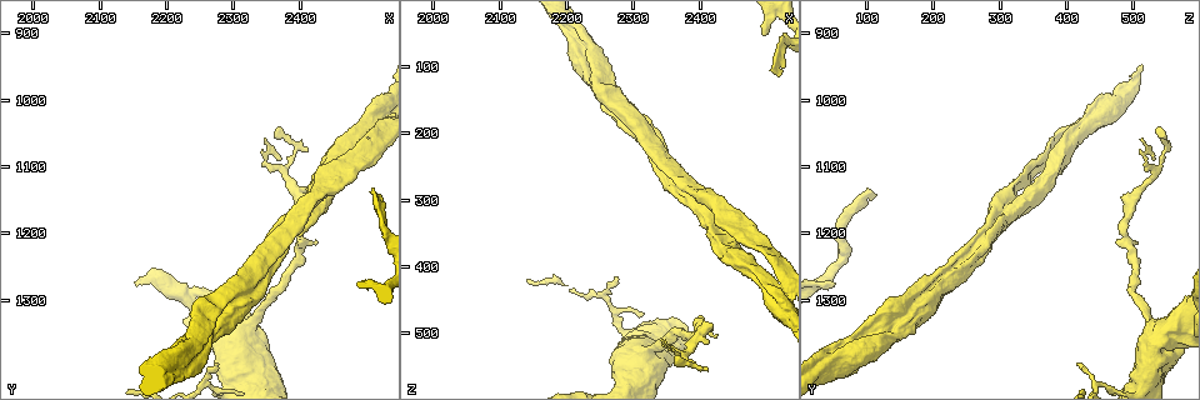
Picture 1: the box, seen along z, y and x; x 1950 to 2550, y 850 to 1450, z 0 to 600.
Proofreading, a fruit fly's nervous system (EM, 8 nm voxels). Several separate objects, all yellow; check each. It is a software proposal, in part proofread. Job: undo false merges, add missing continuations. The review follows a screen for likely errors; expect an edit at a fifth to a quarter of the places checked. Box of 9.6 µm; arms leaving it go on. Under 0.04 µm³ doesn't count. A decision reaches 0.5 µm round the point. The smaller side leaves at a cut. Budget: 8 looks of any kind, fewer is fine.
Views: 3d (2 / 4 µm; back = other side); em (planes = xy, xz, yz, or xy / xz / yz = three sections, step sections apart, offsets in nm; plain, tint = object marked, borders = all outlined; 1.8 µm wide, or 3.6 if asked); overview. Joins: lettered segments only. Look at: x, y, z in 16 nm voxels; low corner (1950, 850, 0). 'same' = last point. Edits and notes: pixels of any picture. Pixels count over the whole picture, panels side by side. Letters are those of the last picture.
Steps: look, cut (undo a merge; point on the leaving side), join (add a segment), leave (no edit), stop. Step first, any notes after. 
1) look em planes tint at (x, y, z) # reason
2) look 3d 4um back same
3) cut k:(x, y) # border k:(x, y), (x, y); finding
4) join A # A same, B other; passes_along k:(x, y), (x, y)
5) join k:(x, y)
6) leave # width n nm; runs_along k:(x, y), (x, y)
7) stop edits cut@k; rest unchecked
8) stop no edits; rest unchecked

look 3d 4um at (2495, 1275, 55) # free end

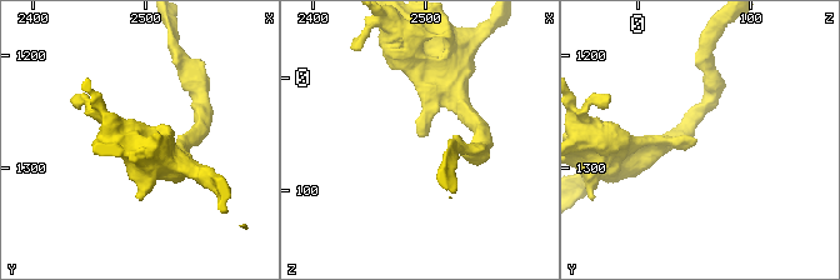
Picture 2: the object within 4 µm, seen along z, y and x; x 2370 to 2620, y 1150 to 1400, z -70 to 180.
look em planes borders at (2494, 1276, 54) # shape alone is not enough

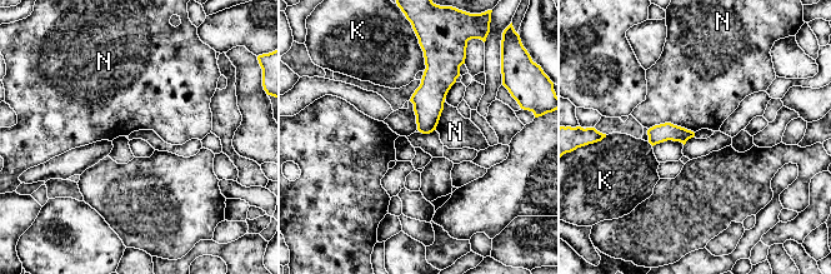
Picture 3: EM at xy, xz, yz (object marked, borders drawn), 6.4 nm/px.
leave # K other, N other; no lettered segment goes on from it

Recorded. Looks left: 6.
look em xz step 8 tint at (2520, 1140, 110) # free end

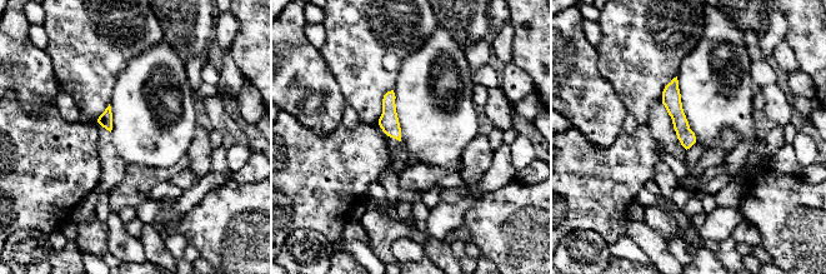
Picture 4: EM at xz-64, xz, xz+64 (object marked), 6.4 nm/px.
look em planes borders same # cut it another way

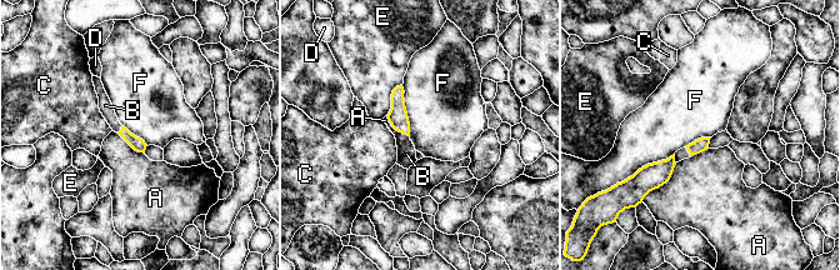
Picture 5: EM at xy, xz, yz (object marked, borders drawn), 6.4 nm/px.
join B # A other, B same, C other, D other, E other, F other; passes_along 5:(398, 116), (403, 133), (406, 154); it goes on there

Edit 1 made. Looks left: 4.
look overview

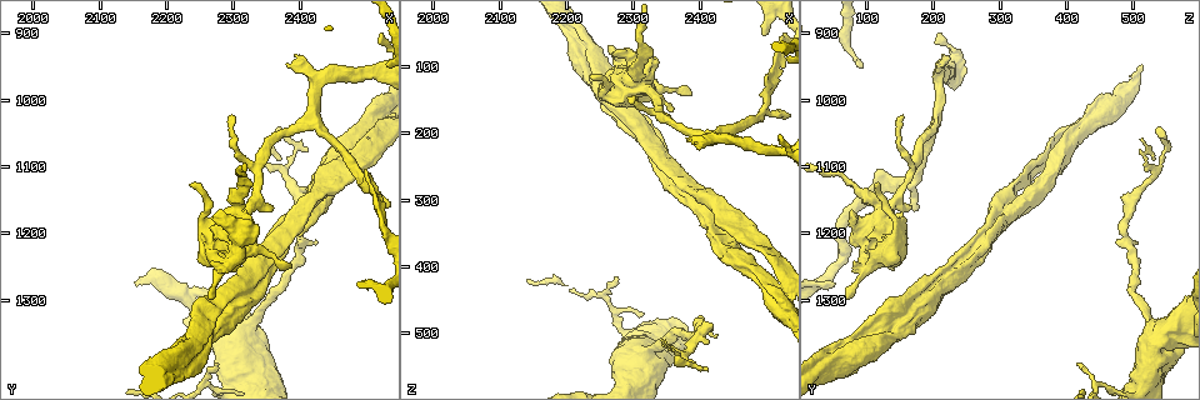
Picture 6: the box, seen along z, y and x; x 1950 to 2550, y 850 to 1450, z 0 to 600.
look 3d 4um at (2300, 1165, 115) # looks like a crossing

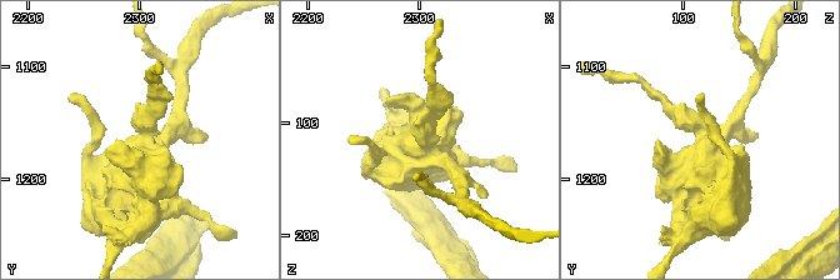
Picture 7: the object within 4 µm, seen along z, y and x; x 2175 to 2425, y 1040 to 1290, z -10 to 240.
look em 3.6um yz step 8 tint at (2300, 1164, 120)

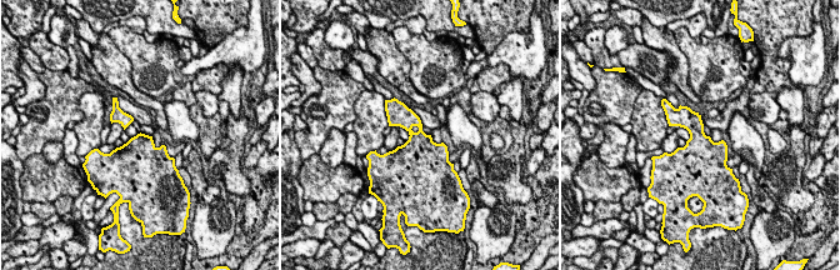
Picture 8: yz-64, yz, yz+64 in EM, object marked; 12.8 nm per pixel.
look em 3.6um planes borders same

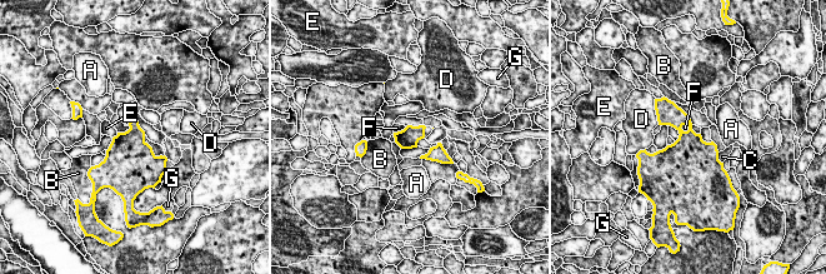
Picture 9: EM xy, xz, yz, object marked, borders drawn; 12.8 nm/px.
leave # A other, B other, C other, D other, E other, F other, G other; border 9:(406, 126), (394, 133); one cell here

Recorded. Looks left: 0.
stop edits join@5; rest unchecked

